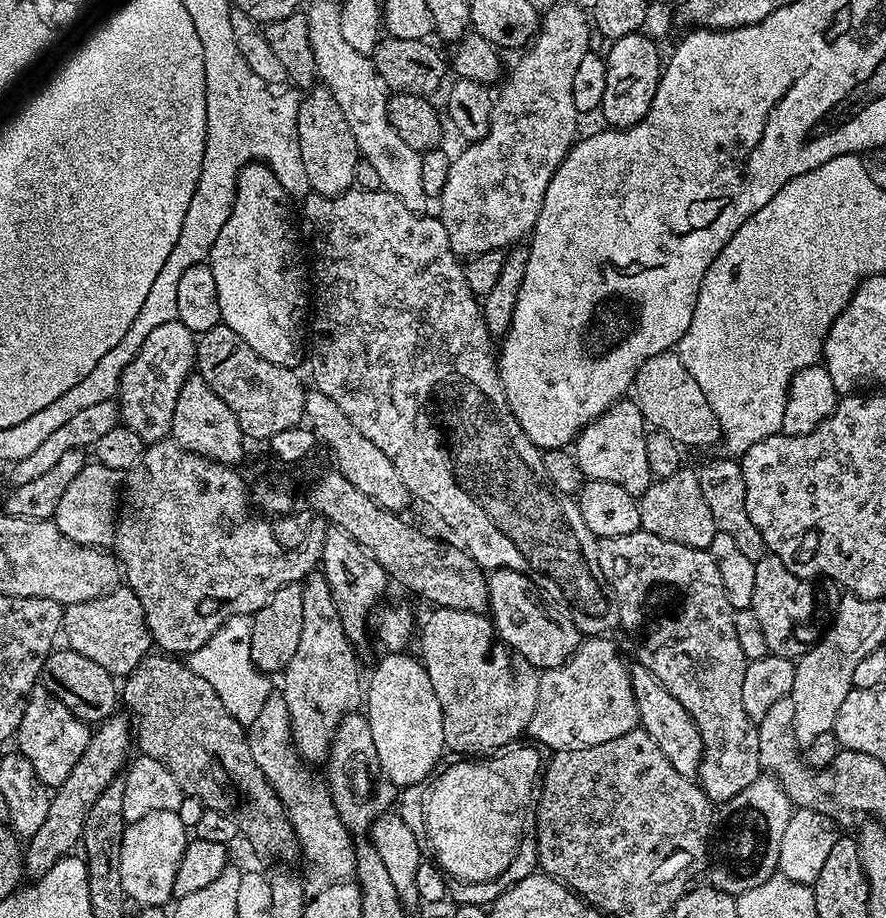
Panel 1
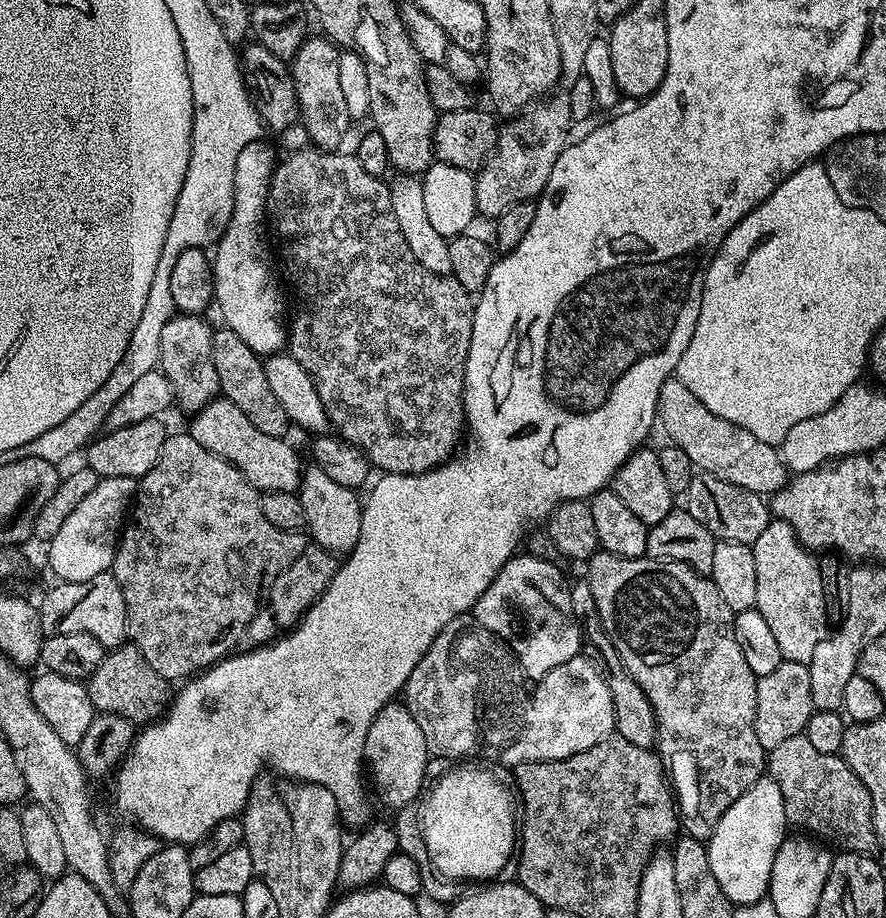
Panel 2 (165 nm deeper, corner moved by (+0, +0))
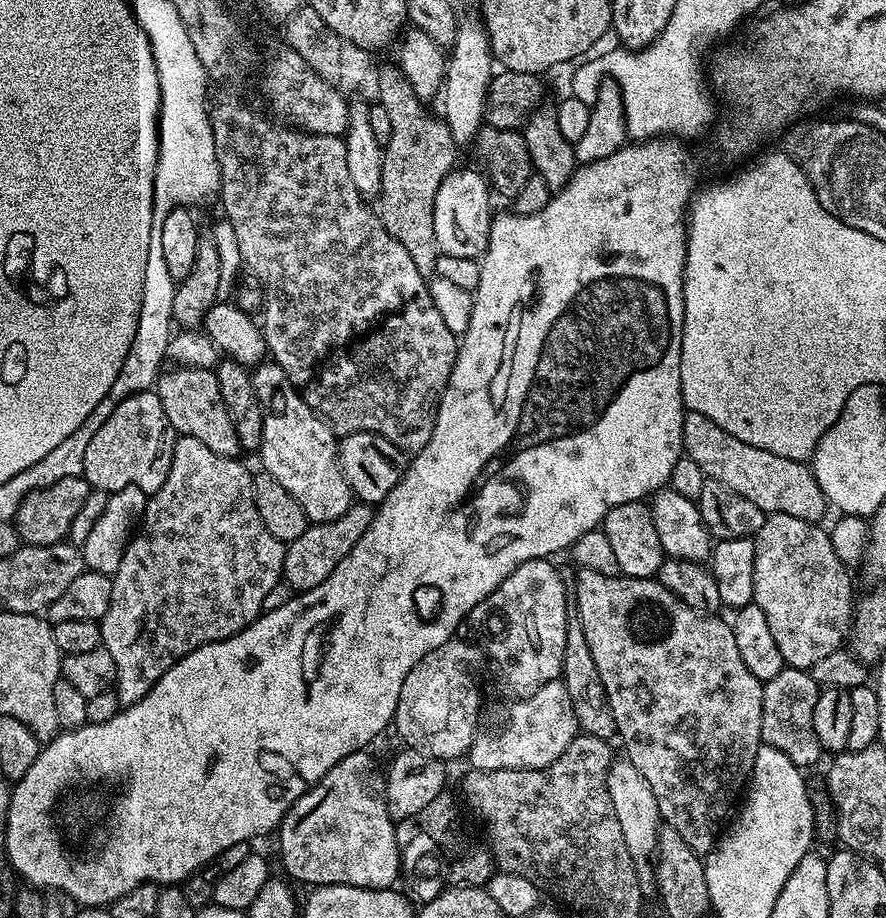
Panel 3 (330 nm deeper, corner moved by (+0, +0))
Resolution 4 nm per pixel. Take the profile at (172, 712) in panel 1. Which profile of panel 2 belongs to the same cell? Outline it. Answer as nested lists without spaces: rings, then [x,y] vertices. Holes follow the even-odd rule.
[[[130,642],[105,651],[98,670],[94,670],[94,674],[88,677],[86,687],[90,694],[90,702],[97,713],[109,712],[125,716],[136,726],[147,726],[161,719],[174,695],[173,689],[168,689],[171,688],[169,681],[164,680],[162,674],[158,674],[158,670],[154,670],[154,666],[150,666],[150,662],[146,662],[146,658],[142,658],[142,654]]]

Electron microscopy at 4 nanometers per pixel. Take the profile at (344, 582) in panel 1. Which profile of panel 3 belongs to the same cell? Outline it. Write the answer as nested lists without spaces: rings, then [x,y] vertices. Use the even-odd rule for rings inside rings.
[[[275,362],[261,363],[255,369],[254,383],[260,407],[264,409],[264,429],[258,449],[263,471],[282,482],[311,523],[342,518],[350,510],[354,497],[340,469],[338,436],[332,425],[304,401]]]

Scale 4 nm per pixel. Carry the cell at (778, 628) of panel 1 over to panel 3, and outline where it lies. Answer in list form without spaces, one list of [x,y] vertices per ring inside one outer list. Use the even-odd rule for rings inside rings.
[[[777,512],[765,515],[762,522],[762,530],[758,530],[754,537],[754,603],[766,614],[766,623],[770,625],[770,634],[774,637],[774,643],[778,645],[778,650],[782,653],[785,665],[790,668],[802,668],[810,670],[826,654],[834,654],[840,647],[840,639],[847,637],[850,632],[850,625],[854,615],[854,599],[852,600],[852,580],[848,577],[849,569],[840,561],[838,554],[834,554],[832,537],[827,531],[820,529],[819,523],[811,524],[802,518],[794,518],[791,514],[778,514]]]

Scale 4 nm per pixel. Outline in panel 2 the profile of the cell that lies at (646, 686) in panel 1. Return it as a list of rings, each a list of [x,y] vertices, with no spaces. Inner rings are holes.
[[[580,578],[570,588],[572,594],[572,612],[582,625],[582,640],[586,645],[587,655],[593,664],[600,669],[604,680],[608,683],[610,698],[614,702],[614,718],[616,719],[615,735],[626,738],[626,742],[634,742],[634,746],[652,748],[656,738],[656,719],[654,710],[638,682],[624,668],[620,655],[614,650],[606,630],[602,626],[602,618],[598,618],[598,606],[594,606],[594,594],[590,594],[587,579]]]

